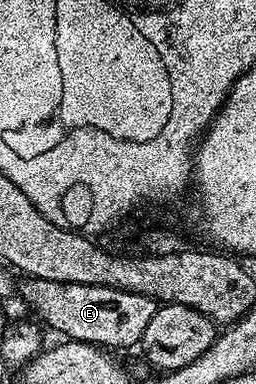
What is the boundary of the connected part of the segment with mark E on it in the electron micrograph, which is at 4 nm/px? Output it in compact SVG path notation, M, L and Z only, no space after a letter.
M26 278L21 282L23 298L38 311L37 319L46 328L48 326L52 331L59 332L59 337L67 340L97 344L107 350L141 345L144 330L148 330L152 314L156 314L160 307L158 301L144 294L132 294L108 286L61 284L33 278Z

